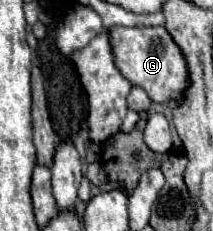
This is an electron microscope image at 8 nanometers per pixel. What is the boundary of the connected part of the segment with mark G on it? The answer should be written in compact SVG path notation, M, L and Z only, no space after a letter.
M110 27L108 29L114 63L118 71L132 83L146 87L146 93L152 101L164 103L166 99L182 99L184 89L188 87L188 71L178 45L170 39L164 27Z

